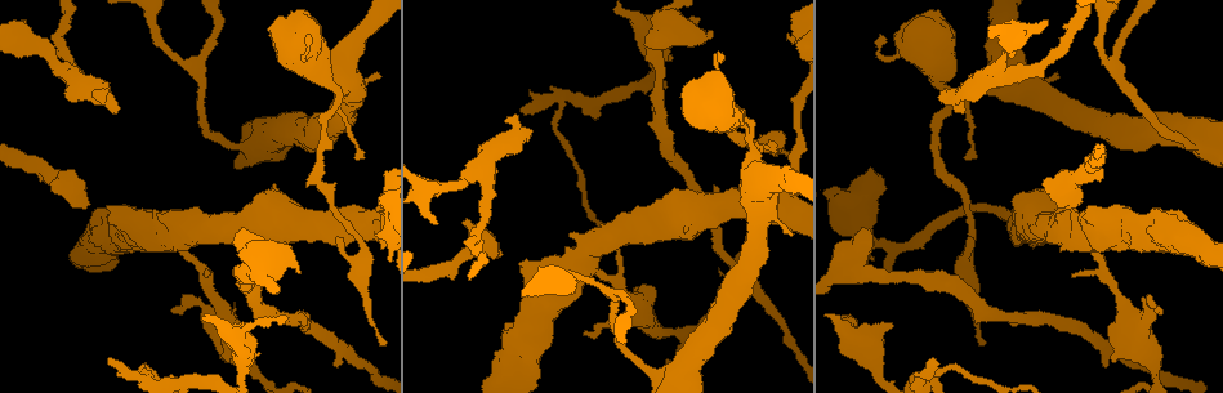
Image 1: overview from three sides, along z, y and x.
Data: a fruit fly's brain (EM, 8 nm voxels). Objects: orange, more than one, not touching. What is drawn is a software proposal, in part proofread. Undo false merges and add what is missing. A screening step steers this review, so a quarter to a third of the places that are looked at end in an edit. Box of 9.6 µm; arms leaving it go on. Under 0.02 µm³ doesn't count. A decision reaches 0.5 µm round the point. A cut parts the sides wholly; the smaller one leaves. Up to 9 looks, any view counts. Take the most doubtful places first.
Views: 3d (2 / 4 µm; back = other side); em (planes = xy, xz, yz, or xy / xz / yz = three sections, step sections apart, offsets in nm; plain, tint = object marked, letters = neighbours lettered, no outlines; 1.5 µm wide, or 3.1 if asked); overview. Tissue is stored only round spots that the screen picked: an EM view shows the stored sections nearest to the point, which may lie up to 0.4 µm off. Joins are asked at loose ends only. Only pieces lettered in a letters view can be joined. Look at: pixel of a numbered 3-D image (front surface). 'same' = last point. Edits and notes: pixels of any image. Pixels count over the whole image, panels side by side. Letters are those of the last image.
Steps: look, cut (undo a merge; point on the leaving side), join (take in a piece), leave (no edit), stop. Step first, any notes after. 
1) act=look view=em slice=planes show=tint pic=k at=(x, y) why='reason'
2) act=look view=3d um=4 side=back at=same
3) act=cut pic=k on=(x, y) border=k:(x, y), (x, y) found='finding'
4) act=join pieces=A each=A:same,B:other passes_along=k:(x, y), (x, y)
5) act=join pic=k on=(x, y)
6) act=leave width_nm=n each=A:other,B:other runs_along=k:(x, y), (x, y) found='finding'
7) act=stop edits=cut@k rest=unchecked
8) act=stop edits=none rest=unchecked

act=look view=3d um=4 pic=1 at=(115, 112)

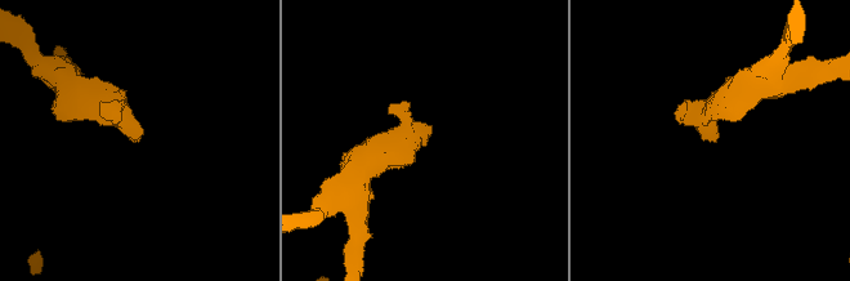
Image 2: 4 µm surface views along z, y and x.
act=look view=em slice=planes show=letters pic=2 at=(133, 140) why='now the EM'

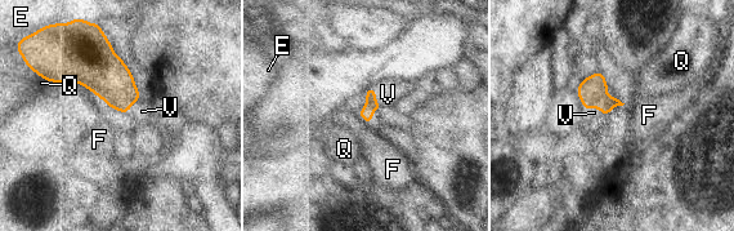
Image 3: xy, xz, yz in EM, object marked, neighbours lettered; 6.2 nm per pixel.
act=join pieces=V each=E:other,F:other,Q:other,V:same passes_along=3:(592, 90), (595, 106), (594, 112) found='the neuron continues'

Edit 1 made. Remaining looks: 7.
act=look view=3d um=2 pic=1 at=(523, 109)

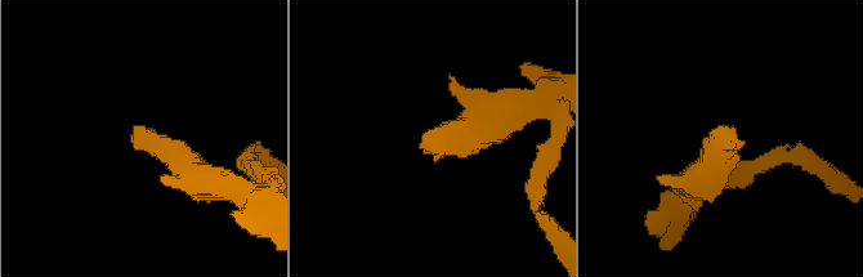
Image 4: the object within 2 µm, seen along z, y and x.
act=look view=em slice=xy step=4 show=tint pic=4 at=(135, 129) why='need the tissue'

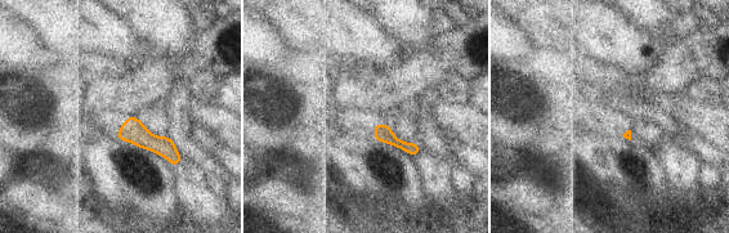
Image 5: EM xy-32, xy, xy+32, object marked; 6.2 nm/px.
act=look view=em slice=planes show=letters at=same why='cut it another way'

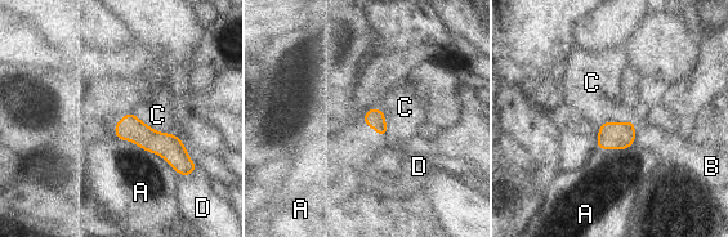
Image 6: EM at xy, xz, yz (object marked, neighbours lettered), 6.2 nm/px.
act=leave longest_contact=A:480nm each=A:other,B:other,C:other,D:other found='none of them fits'

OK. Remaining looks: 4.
act=look view=em slice=planes show=letters pic=1 at=(1046, 21) why='free end'

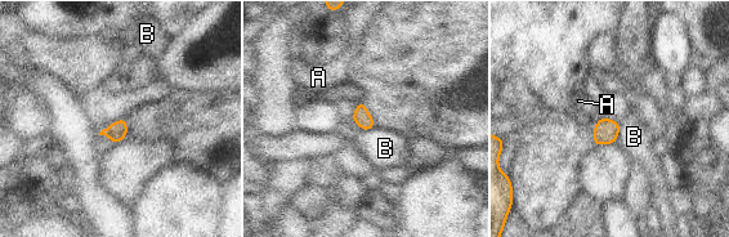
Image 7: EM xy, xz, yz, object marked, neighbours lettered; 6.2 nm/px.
act=leave each=A:other,B:other border=7:(621, 124), (616, 142) found='no lettered piece goes on from it'

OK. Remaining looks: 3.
act=look view=3d um=4 pic=1 at=(181, 247) why='thin neck'

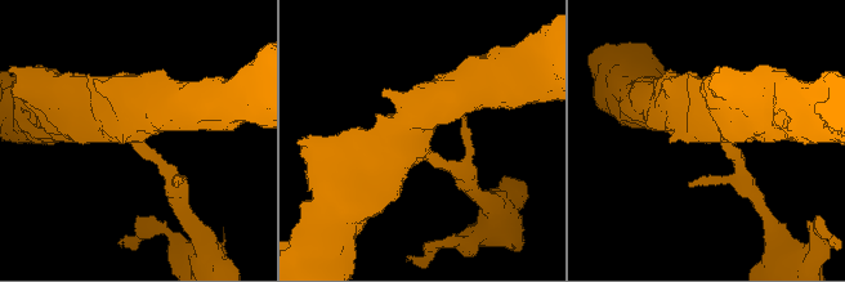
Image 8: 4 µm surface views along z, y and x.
act=look view=em slice=planes show=letters pic=8 at=(421, 150)

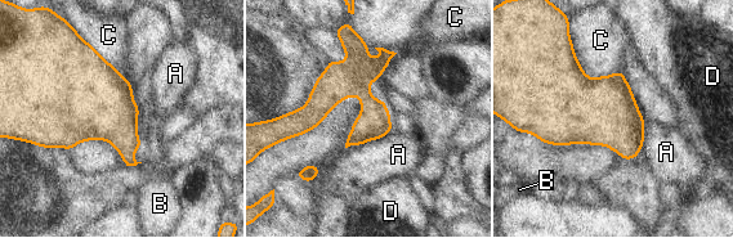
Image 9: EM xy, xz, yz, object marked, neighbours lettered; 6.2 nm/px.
act=leave longest_contact=C:380nm each=A:other,B:other,C:other,D:other border=9:(392, 129), (383, 137), (345, 148) found='continuous, no second neuron'

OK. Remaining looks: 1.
act=stop edits=join@3 rest=unchecked

